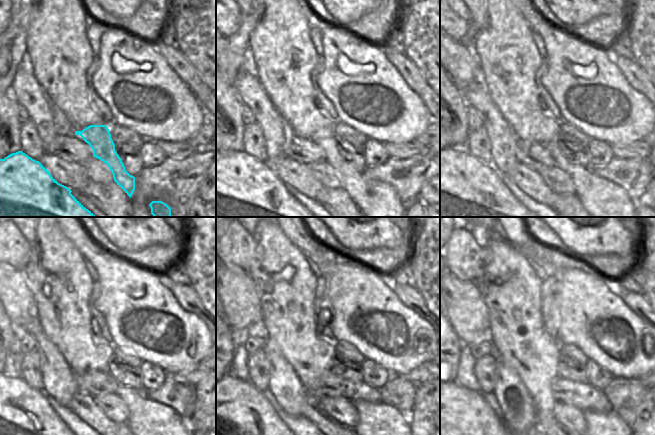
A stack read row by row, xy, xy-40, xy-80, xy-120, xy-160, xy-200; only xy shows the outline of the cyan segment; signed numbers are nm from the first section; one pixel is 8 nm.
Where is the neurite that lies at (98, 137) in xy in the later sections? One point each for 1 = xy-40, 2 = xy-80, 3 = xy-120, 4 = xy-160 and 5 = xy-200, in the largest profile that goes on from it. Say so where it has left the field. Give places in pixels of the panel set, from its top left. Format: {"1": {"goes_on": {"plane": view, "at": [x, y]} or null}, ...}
{"1": {"goes_on": {"plane": "xy-40", "at": [371, 196]}}, "2": {"goes_on": {"plane": "xy-80", "at": [598, 196]}}, "3": {"goes_on": {"plane": "xy-120", "at": [149, 420]}}, "4": {"goes_on": {"plane": "xy-160", "at": [376, 420]}}, "5": {"goes_on": {"plane": "xy-200", "at": [610, 420]}}}

